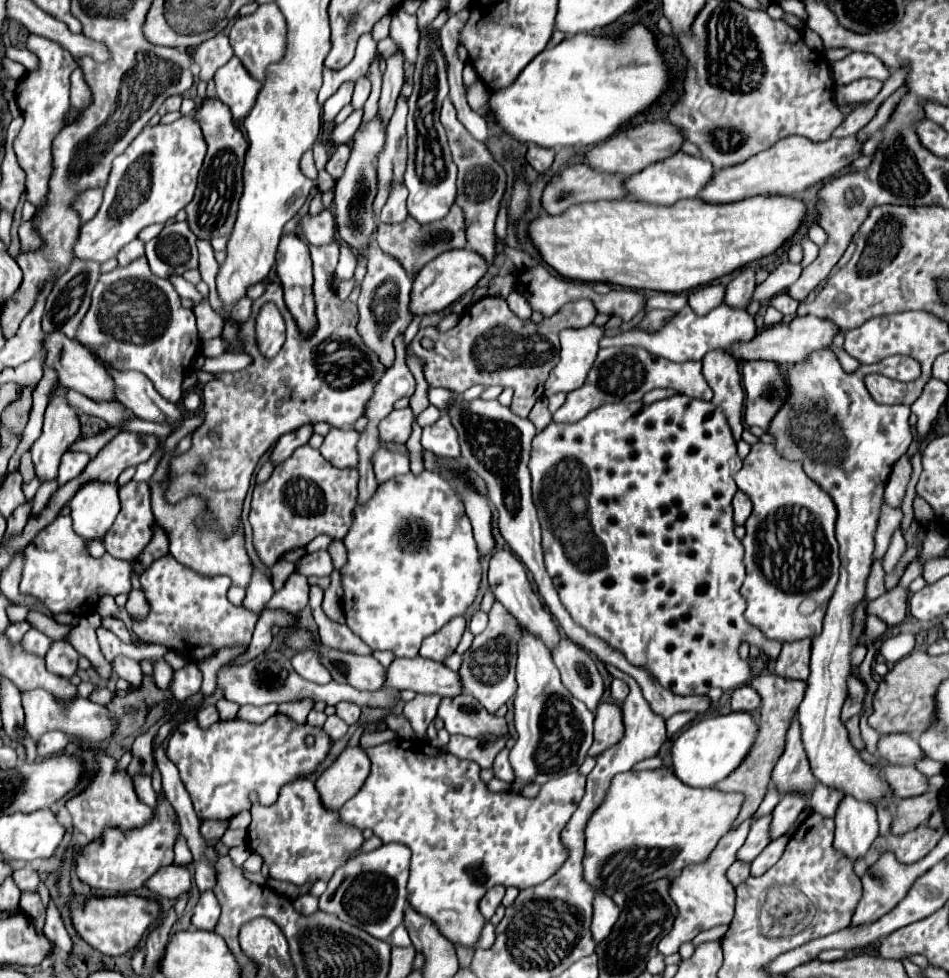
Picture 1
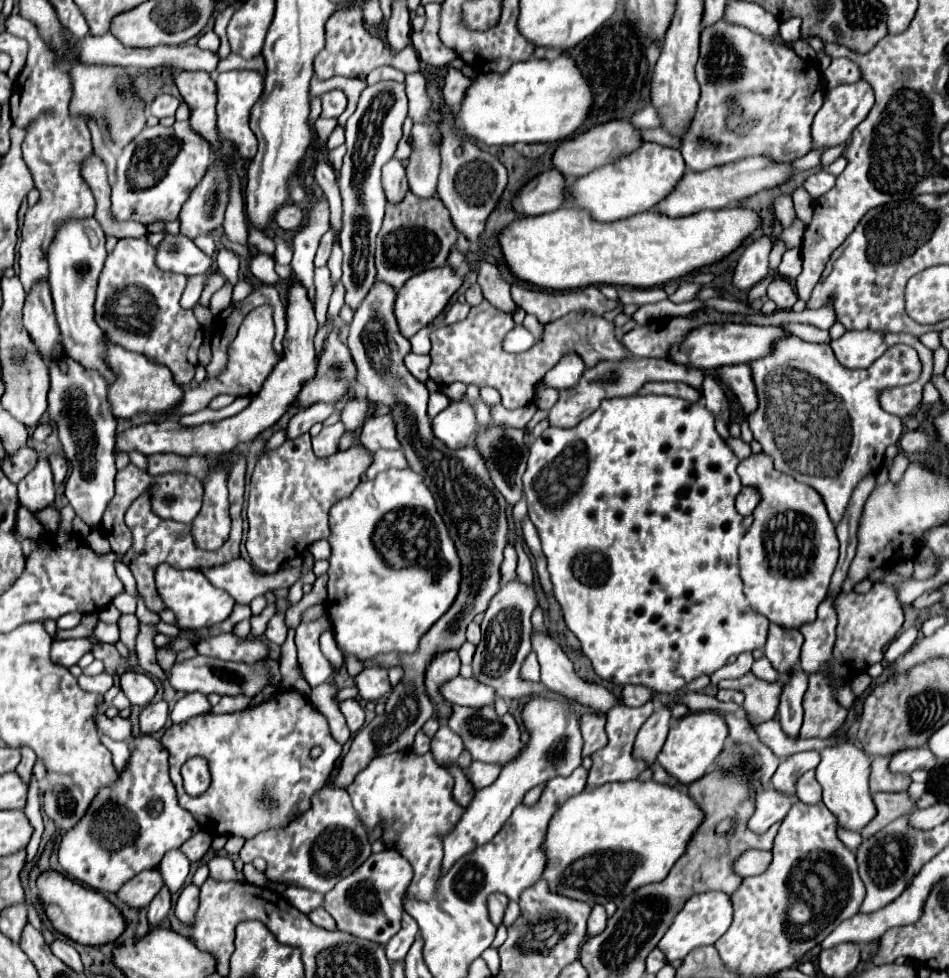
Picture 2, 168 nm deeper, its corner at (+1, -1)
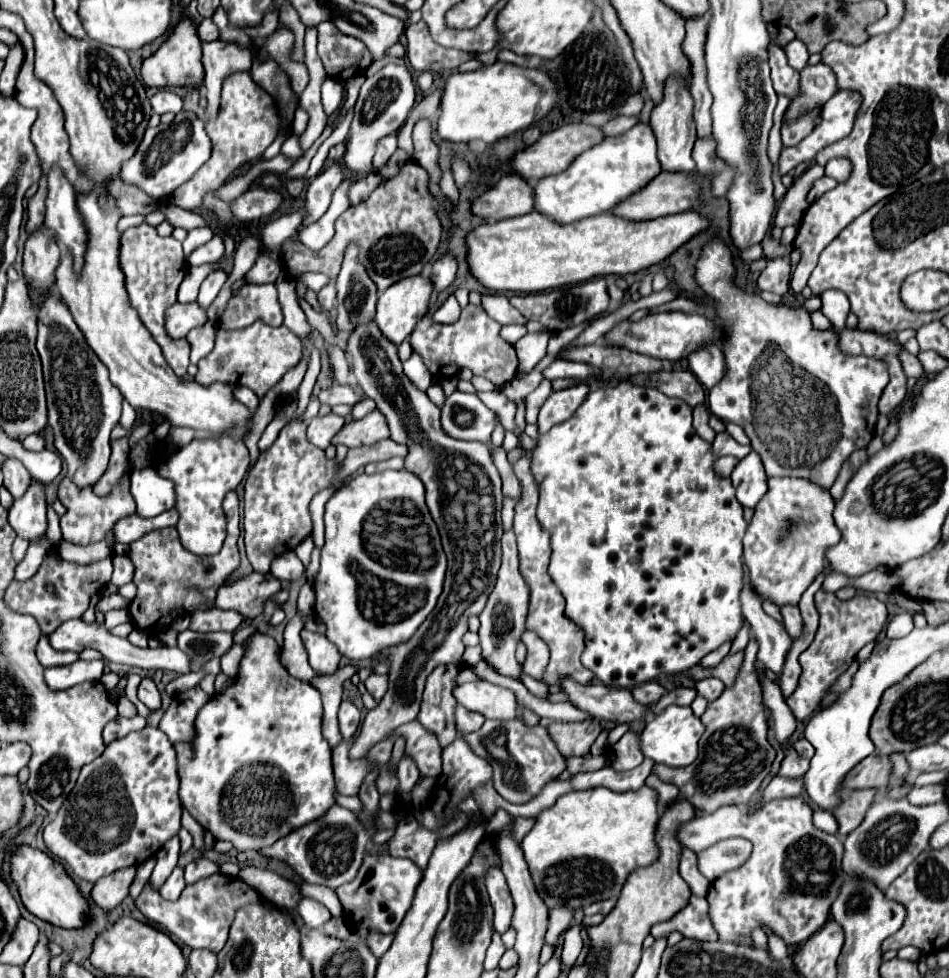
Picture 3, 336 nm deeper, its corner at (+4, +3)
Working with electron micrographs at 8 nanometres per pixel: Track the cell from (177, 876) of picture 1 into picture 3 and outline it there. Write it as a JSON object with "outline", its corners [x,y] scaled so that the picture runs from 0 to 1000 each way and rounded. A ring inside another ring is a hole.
{"outline":[[[128,888],[125,892],[119,892],[117,896],[106,898],[96,912],[96,920],[106,926],[109,930],[119,930],[123,928],[134,916],[136,916],[136,906],[142,900],[144,888]]]}

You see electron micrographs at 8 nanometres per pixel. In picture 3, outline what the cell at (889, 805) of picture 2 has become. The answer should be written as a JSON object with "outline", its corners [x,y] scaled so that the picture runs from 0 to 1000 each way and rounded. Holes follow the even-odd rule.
{"outline":[[[888,806],[886,808],[886,824],[878,828],[878,832],[882,834],[884,840],[884,851],[882,855],[886,859],[890,859],[890,855],[895,851],[899,851],[899,847],[903,847],[907,843],[907,838],[911,838],[914,828],[918,826],[920,818],[924,814],[924,808],[897,808],[897,806]]]}

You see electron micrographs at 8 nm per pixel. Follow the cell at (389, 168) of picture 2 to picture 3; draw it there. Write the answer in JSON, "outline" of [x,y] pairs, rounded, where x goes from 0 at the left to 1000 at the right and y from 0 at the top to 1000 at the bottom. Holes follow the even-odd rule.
{"outline":[[[416,137],[404,141],[404,143],[397,147],[397,157],[395,157],[395,164],[393,164],[393,170],[395,170],[395,176],[397,176],[397,178],[408,170],[410,162],[412,162],[412,157],[414,157],[416,153],[418,153],[418,139],[416,139]]]}

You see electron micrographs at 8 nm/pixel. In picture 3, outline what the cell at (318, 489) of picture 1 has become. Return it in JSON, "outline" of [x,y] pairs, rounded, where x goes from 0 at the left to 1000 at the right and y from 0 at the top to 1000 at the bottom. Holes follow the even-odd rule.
{"outline":[[[307,429],[294,442],[286,458],[273,464],[271,472],[260,485],[256,550],[258,550],[260,571],[269,585],[283,585],[286,575],[294,566],[302,562],[311,562],[323,548],[328,548],[330,532],[328,532],[326,515],[334,503],[342,499],[357,501],[370,485],[374,485],[378,479],[383,479],[389,472],[399,472],[429,464],[429,458],[425,454],[418,454],[412,448],[408,448],[393,456],[370,458],[364,470],[355,472],[353,468],[347,470],[338,458],[326,454],[321,442],[323,442],[323,431]]]}

